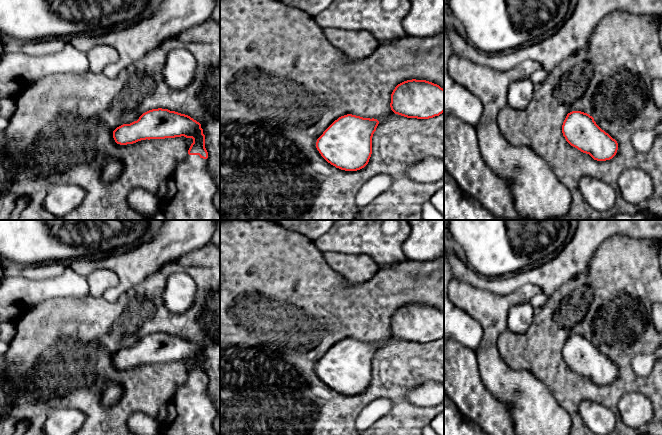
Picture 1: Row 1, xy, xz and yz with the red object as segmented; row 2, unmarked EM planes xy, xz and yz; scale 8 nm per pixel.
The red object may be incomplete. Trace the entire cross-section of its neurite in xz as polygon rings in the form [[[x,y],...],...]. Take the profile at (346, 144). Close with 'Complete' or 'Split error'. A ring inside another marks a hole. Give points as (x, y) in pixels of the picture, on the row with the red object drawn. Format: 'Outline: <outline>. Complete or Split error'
Outline: [[[347,114],[335,120],[317,139],[316,148],[331,165],[345,171],[364,168],[372,154],[377,119]]]. Complete

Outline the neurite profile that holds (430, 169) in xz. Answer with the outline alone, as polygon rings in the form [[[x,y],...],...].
[[[427,157],[407,169],[407,176],[416,182],[434,182],[444,176],[444,160]]]

